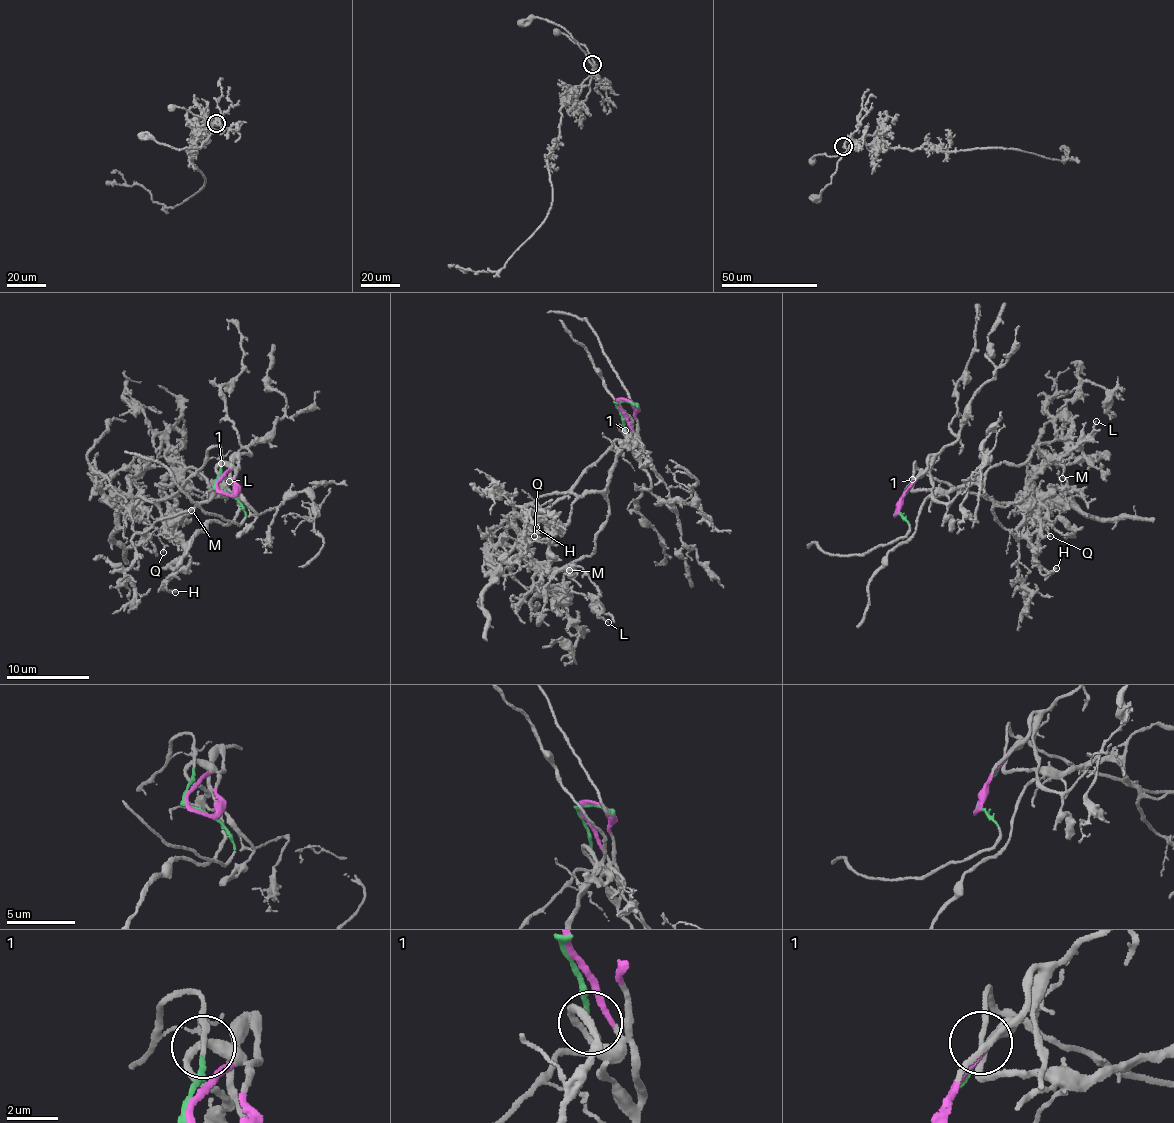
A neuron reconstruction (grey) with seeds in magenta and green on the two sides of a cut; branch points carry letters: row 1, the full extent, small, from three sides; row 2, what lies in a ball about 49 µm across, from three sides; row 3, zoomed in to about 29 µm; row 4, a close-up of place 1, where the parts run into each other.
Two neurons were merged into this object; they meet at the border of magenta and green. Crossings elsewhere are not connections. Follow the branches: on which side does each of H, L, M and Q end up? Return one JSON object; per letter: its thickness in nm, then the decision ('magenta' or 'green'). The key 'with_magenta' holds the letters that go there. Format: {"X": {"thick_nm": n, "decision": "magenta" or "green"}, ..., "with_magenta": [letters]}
{"H": {"thick_nm": 260, "decision": "magenta"}, "L": {"thick_nm": 140, "decision": "magenta"}, "M": {"thick_nm": 80, "decision": "magenta"}, "Q": {"thick_nm": 140, "decision": "green"}, "with_magenta": ["H", "L", "M"]}

